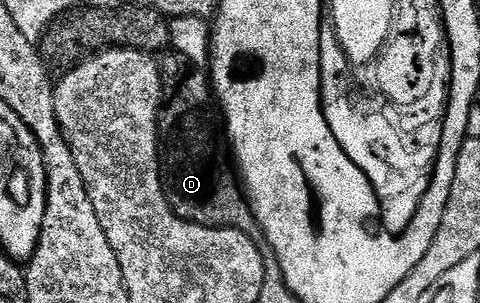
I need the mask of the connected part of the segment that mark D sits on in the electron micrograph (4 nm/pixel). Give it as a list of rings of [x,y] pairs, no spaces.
[[[173,50],[161,54],[158,62],[162,84],[158,121],[160,178],[164,181],[168,204],[187,223],[197,223],[203,227],[229,227],[253,237],[259,236],[261,229],[256,214],[252,212],[241,184],[234,175],[232,180],[228,172],[230,159],[222,138],[222,112],[209,76]]]

